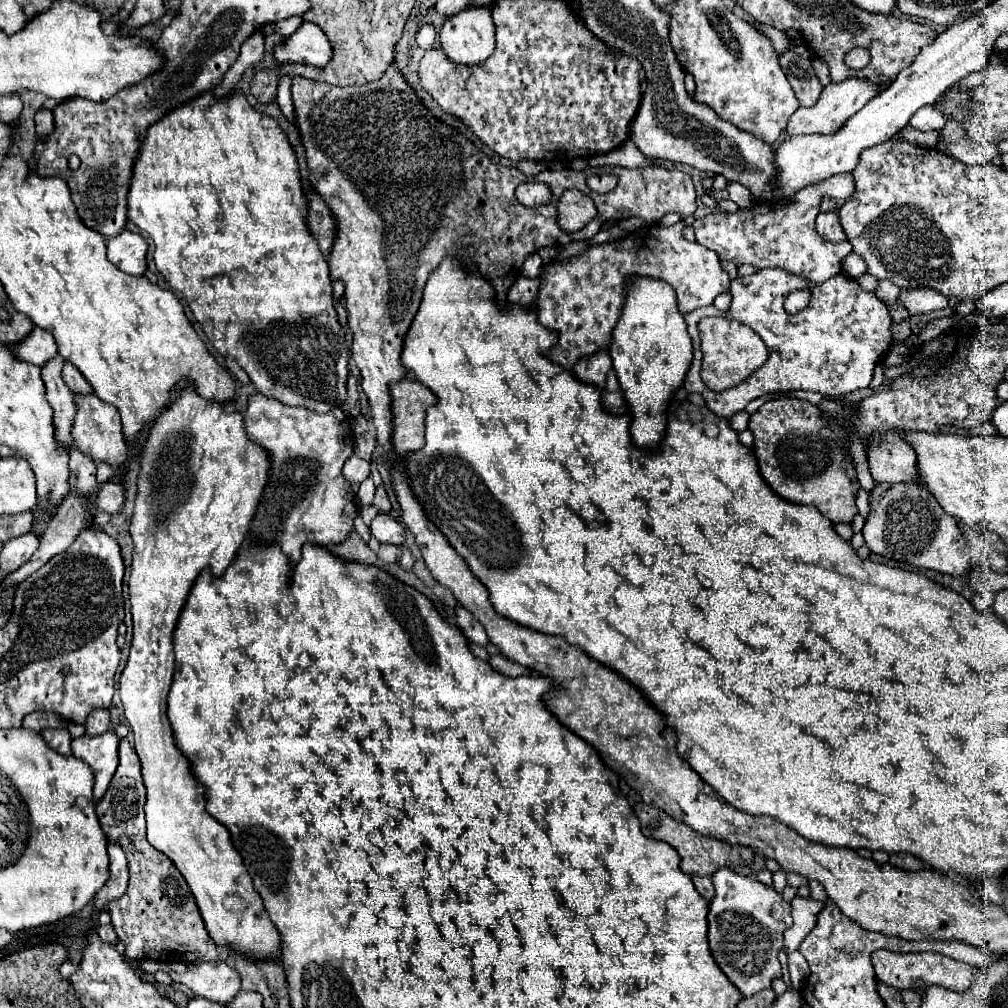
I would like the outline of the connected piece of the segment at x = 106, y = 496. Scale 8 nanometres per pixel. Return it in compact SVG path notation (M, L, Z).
M118 482L102 484L96 496L96 506L108 514L118 514L124 506L124 486Z

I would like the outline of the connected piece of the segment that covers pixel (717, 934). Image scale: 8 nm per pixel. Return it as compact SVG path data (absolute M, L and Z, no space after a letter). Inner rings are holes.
M726 866L712 876L712 882L716 894L708 912L710 952L742 996L754 996L770 988L774 978L780 978L778 954L784 946L782 934L792 924L792 906L772 886L764 886L756 878L732 872Z

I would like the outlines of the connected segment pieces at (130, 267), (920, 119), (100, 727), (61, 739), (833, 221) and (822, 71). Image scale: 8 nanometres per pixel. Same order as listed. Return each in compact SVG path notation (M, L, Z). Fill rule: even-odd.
M122 230L118 236L108 240L108 260L122 272L140 276L146 270L146 240L130 230Z
M924 106L916 112L916 116L912 116L910 126L918 128L918 130L940 130L946 124L946 116L936 108L936 106Z
M94 710L86 720L86 736L100 736L110 728L108 710Z
M44 728L40 734L42 734L44 742L46 742L50 748L54 748L56 752L60 752L62 756L70 756L70 754L72 754L72 752L70 752L70 742L72 742L72 738L70 738L70 734L68 734L66 728Z
M836 210L818 214L818 218L816 218L816 232L828 242L844 242L846 240L846 234L844 234L844 230L840 226Z
M814 58L812 60L812 66L814 66L814 72L816 72L816 76L818 76L818 80L822 82L822 84L828 84L830 82L830 74L828 74L828 66L820 60L820 58Z

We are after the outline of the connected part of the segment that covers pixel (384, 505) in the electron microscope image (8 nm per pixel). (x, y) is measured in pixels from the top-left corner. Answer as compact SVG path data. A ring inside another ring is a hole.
M378 486L378 488L376 488L376 494L374 494L374 500L372 500L372 506L378 508L380 512L390 512L390 510L392 510L384 486Z

